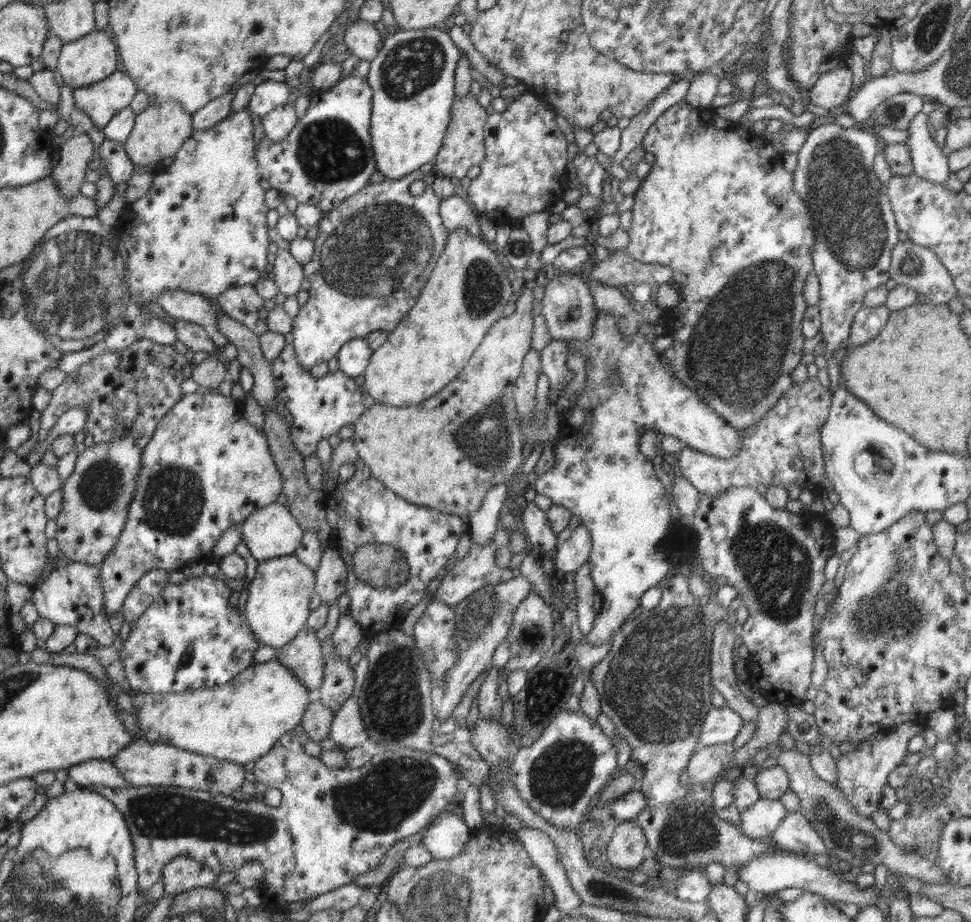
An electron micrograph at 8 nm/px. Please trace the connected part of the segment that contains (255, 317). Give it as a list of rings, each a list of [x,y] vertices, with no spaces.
[[[252,285],[233,286],[217,296],[218,306],[234,320],[245,324],[258,337],[268,332],[267,311],[264,299],[256,292]]]

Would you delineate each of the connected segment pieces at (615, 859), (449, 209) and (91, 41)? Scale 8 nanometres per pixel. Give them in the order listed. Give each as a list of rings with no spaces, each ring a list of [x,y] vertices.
[[[635,819],[621,821],[611,837],[607,859],[617,869],[638,870],[644,860],[644,850],[648,849],[644,831]]]
[[[457,194],[439,201],[439,212],[446,231],[452,233],[456,229],[468,231],[478,237],[481,234],[478,214],[472,212],[472,207]]]
[[[94,29],[86,36],[62,45],[57,60],[57,78],[60,82],[65,82],[72,90],[88,88],[111,76],[116,71],[116,66],[118,66],[117,44],[113,41],[112,35],[107,29]]]

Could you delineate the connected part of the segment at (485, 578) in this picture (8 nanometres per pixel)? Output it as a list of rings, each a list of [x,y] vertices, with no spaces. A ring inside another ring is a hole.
[[[494,540],[487,544],[472,542],[470,551],[460,561],[453,561],[435,592],[435,599],[451,608],[486,585],[494,587],[513,577],[509,569],[498,568]]]

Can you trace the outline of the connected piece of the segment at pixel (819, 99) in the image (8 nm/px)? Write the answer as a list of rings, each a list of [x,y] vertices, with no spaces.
[[[844,62],[830,71],[821,73],[814,87],[809,90],[810,101],[827,113],[840,110],[846,100],[849,100],[853,90],[853,77],[852,71]]]

